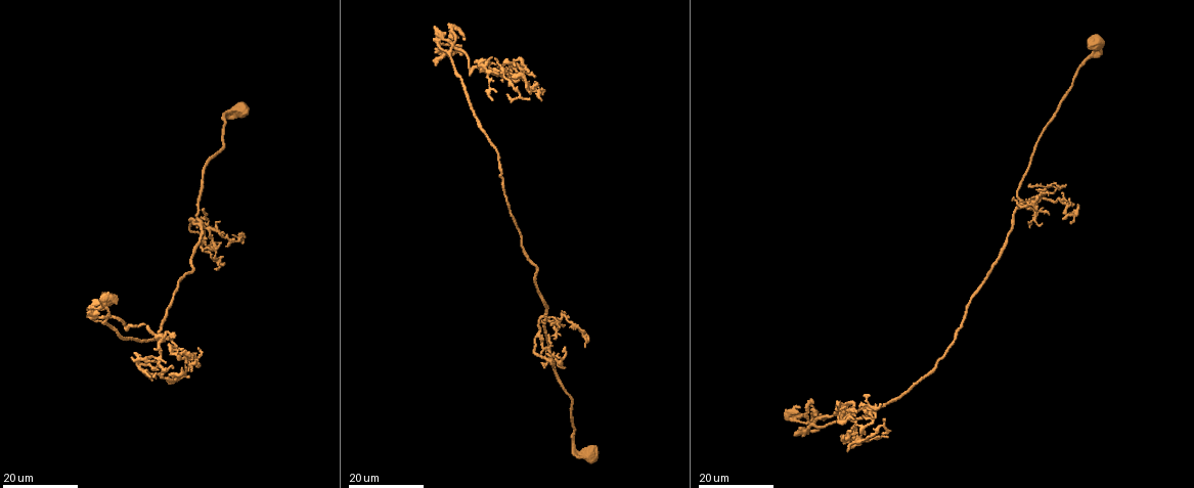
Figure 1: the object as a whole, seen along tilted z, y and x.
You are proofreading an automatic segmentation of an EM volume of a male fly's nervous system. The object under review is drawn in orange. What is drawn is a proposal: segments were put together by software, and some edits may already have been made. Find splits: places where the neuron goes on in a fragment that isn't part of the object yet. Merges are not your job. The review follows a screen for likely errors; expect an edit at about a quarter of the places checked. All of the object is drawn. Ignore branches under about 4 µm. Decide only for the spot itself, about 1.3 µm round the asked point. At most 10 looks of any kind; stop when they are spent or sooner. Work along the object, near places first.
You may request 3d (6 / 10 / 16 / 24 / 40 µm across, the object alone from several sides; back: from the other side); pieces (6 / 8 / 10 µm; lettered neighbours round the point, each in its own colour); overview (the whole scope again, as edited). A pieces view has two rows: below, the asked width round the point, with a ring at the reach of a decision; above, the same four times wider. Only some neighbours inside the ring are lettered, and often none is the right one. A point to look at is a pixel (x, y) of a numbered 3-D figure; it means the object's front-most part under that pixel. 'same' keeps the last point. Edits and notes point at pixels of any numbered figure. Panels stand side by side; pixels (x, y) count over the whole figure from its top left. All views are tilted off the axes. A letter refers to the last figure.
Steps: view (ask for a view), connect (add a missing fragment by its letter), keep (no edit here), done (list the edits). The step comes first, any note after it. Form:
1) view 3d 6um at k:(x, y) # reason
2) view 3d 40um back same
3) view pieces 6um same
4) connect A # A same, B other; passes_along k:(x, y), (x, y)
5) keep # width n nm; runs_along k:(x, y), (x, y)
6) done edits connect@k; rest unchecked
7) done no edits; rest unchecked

view 3d 16um at 1:(164, 338)

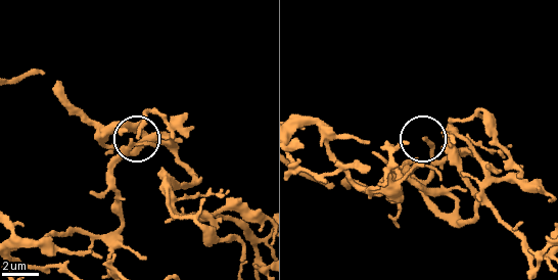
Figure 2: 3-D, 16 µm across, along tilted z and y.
view pieces 6um at 2:(137, 133)

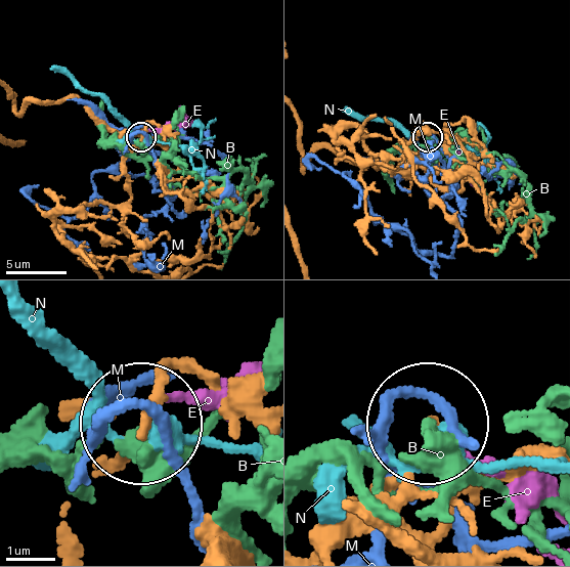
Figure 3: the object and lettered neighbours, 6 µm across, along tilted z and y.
keep # B other, E other, M other, N other; runs_along 3:(155, 375), (144, 419); no lettered fragment goes on from it

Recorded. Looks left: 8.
view 3d 24um at 1:(500, 81) # tapers out

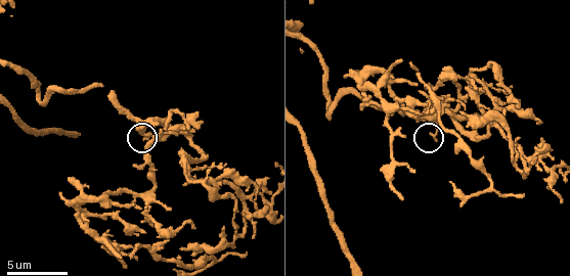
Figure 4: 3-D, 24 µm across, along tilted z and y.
view pieces 8um at 4:(434, 139)

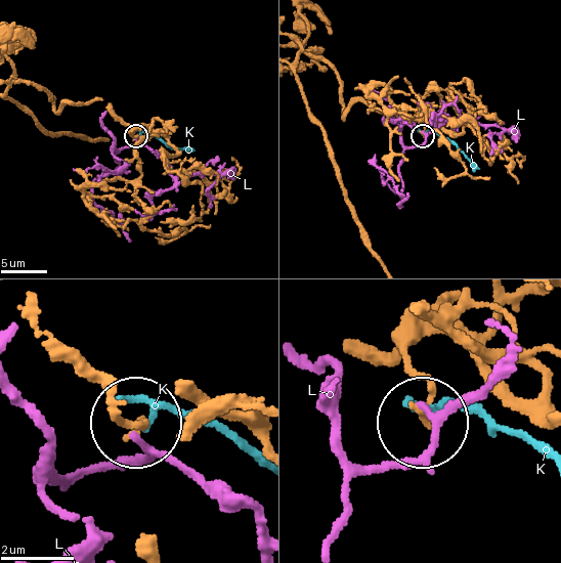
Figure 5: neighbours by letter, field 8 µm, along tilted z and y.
keep # width 160 nm; K other, L other; runs_along 5:(374, 350), (405, 357), (427, 400), (421, 418); none of them fits

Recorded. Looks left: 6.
view pieces 8um at 4:(415, 83) # tapers out

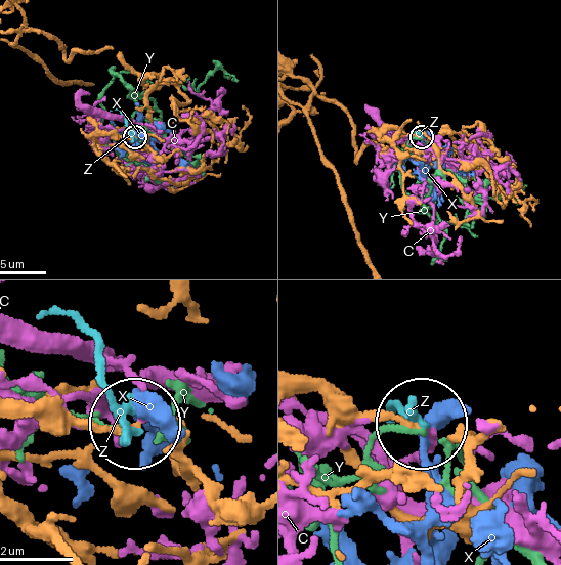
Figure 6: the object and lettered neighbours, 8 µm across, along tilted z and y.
keep # C other, X other, Y other, Z other; no lettered fragment goes on from it

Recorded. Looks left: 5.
view pieces 10um at 4:(224, 227) # thin end

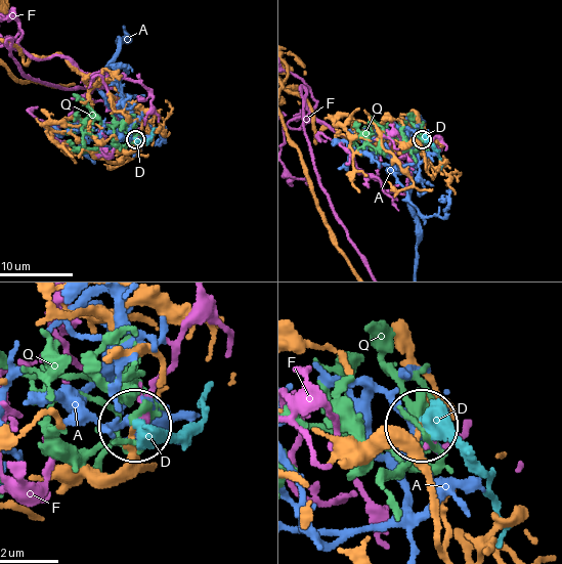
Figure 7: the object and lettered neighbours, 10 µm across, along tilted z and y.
keep # A other, D other, F other, Q other; none of them fits

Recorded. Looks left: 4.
view pieces 10um at 4:(264, 208) # an open end

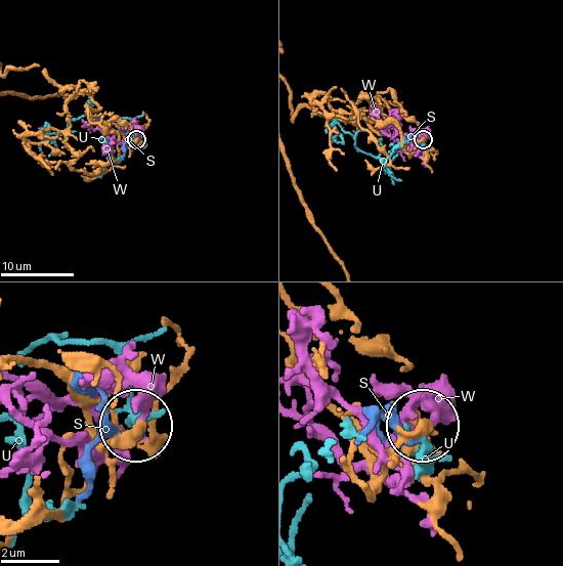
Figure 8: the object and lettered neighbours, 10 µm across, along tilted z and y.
keep # S other, U other, W other; none of them fits

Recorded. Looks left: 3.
done no edits; rest unchecked

